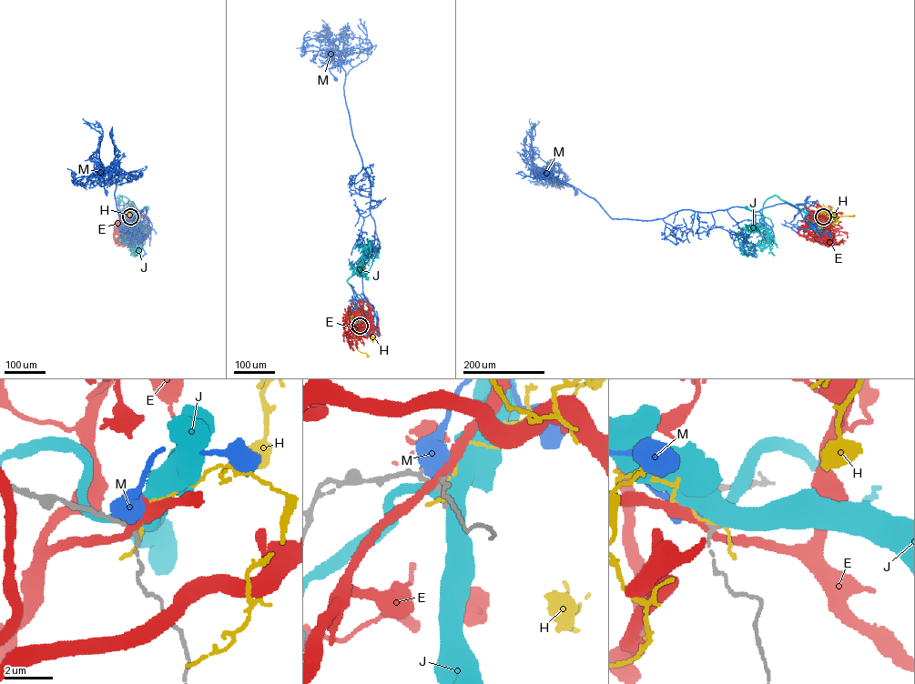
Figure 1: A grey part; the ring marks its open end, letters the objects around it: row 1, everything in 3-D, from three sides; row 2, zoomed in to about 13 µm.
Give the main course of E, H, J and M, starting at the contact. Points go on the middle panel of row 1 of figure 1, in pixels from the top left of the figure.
E: (360, 326), (355, 329), (354, 325), (358, 324), (355, 320), (349, 328), (352, 344)
H: (360, 325), (363, 323), (360, 328), (362, 336), (358, 338), (355, 346), (367, 356)
J: (360, 326), (362, 303), (347, 280), (364, 265), (360, 275), (366, 274), (376, 255), (376, 249)
M: (360, 325), (361, 310), (374, 314), (362, 276), (375, 224), (340, 65), (330, 68), (336, 79)

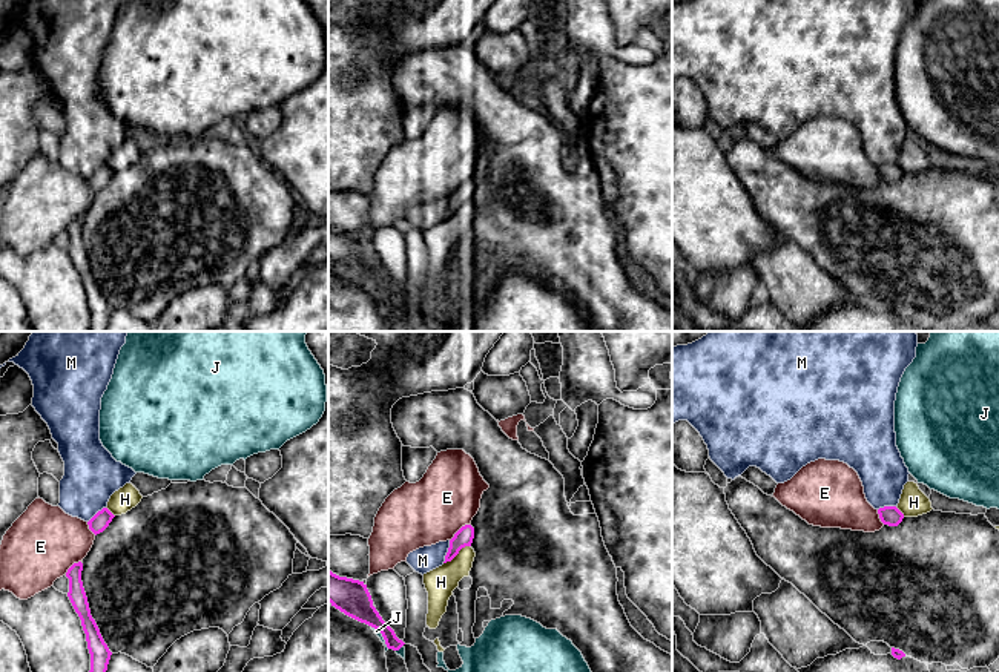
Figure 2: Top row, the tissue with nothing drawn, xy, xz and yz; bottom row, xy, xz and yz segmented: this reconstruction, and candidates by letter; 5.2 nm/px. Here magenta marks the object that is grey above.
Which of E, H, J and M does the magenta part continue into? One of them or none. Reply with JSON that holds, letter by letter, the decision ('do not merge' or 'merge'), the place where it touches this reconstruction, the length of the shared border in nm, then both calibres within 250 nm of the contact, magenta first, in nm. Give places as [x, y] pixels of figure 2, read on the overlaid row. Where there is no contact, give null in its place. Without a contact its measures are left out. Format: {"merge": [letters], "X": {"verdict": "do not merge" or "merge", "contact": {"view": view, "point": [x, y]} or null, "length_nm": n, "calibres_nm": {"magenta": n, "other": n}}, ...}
{"merge": [], "E": {"verdict": "do not merge", "contact": {"view": "xz", "point": [459, 530]}, "length_nm": 140, "calibres_nm": {"magenta": 100, "other": 340}}, "H": {"verdict": "do not merge", "contact": {"view": "xz", "point": [456, 554]}, "length_nm": 170, "calibres_nm": {"magenta": 100, "other": 160}}, "J": {"verdict": "do not merge", "contact": {"view": "xz", "point": [382, 635]}, "length_nm": 150, "calibres_nm": {"magenta": 180, "other": 30}}, "M": {"verdict": "do not merge", "contact": {"view": "xz", "point": [448, 551]}, "length_nm": 130, "calibres_nm": {"magenta": 100, "other": 140}}}

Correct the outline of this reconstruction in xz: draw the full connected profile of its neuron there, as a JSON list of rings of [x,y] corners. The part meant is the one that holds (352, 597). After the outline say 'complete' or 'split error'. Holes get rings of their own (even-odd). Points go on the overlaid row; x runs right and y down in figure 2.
[[[328,569],[328,601],[345,615],[379,629],[388,649],[399,651],[405,644],[373,606],[364,581],[339,577]]]; complete

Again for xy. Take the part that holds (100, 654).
[[[74,563],[66,577],[69,578],[68,597],[81,620],[83,631],[86,634],[87,649],[91,654],[89,672],[106,672],[112,652],[104,643],[95,620],[91,615],[87,597],[81,581],[83,563]]]; complete

